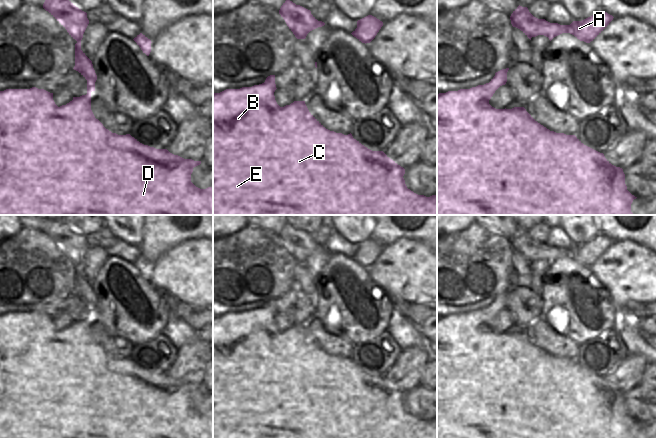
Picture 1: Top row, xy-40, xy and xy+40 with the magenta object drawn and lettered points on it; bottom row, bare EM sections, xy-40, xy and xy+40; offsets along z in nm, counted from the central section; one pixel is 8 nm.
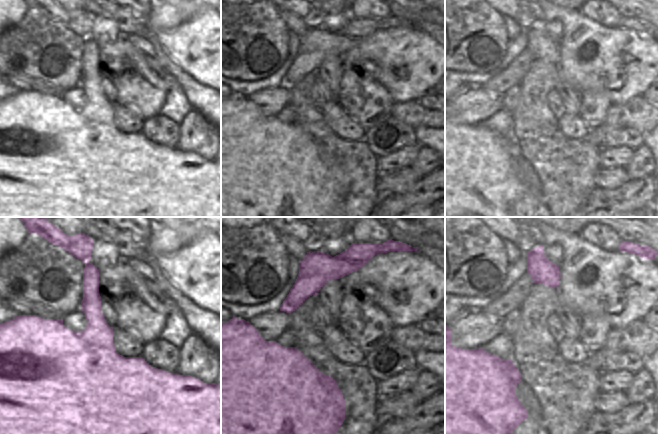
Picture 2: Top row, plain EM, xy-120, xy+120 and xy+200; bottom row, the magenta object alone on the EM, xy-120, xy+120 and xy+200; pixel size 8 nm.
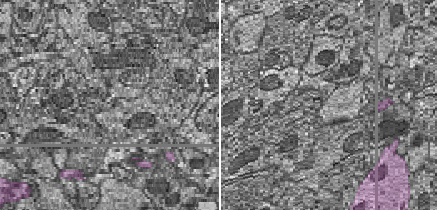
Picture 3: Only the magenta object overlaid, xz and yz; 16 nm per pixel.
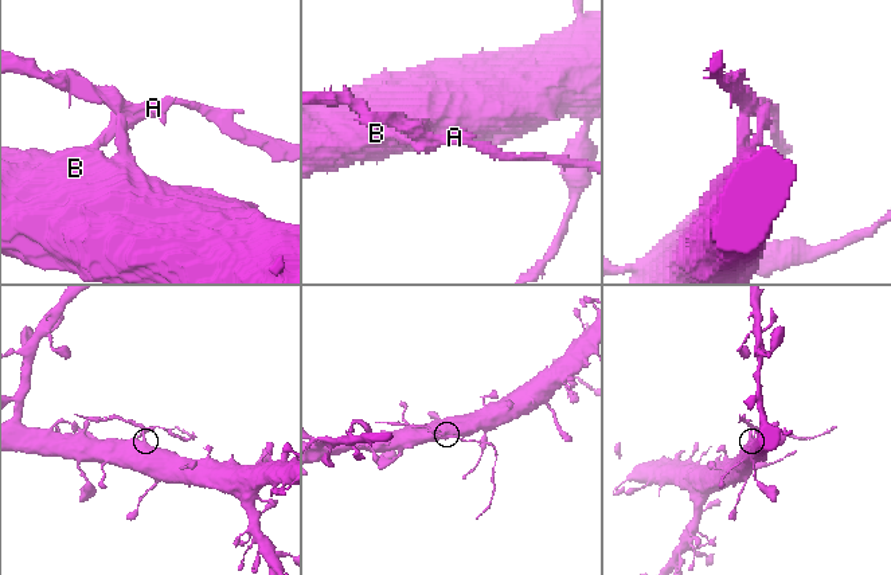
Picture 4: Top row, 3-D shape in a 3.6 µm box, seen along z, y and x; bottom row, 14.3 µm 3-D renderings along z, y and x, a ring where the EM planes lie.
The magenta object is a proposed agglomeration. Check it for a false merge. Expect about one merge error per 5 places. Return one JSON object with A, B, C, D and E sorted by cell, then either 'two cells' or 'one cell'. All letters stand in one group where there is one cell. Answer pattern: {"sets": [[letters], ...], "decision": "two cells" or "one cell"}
{"sets": [["A"], ["B", "C", "D", "E"]], "decision": "two cells"}

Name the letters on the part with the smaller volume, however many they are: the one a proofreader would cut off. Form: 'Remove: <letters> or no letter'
Remove: A

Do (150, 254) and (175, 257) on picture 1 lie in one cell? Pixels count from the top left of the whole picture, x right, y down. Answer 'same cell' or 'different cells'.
different cells

